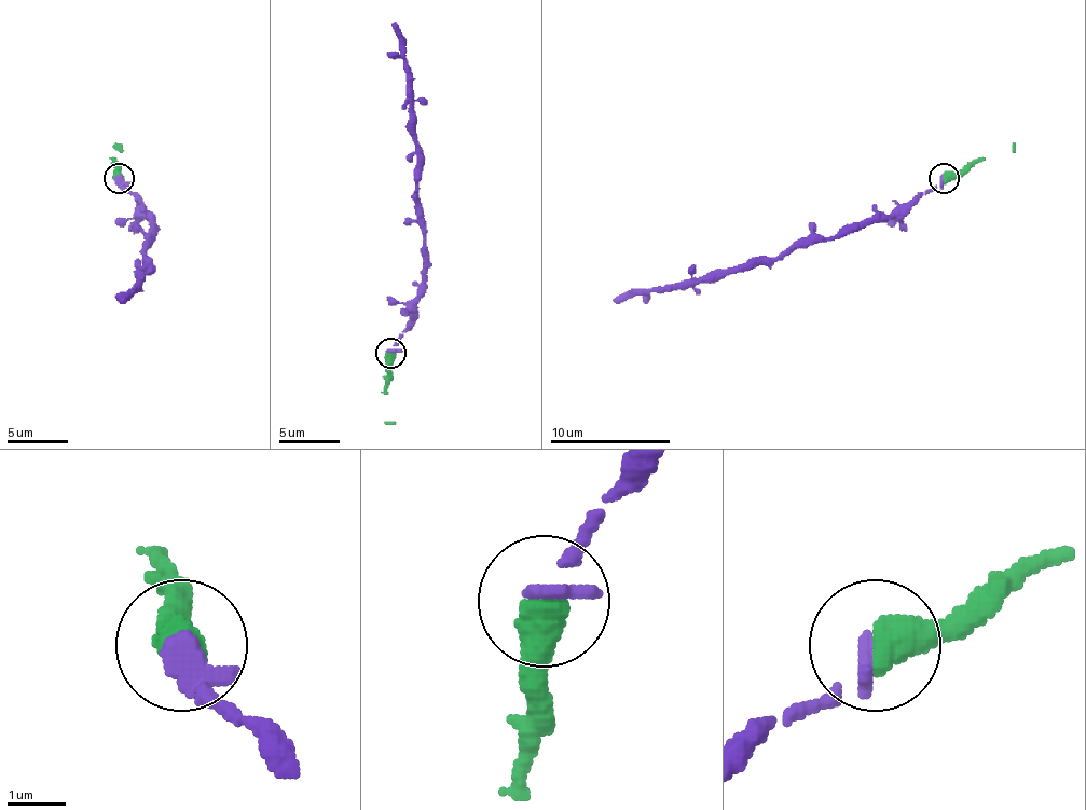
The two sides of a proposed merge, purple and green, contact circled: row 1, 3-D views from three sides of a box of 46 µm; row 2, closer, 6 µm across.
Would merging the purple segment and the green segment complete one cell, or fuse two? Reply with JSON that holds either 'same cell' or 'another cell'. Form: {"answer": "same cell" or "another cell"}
{"answer": "same cell"}

